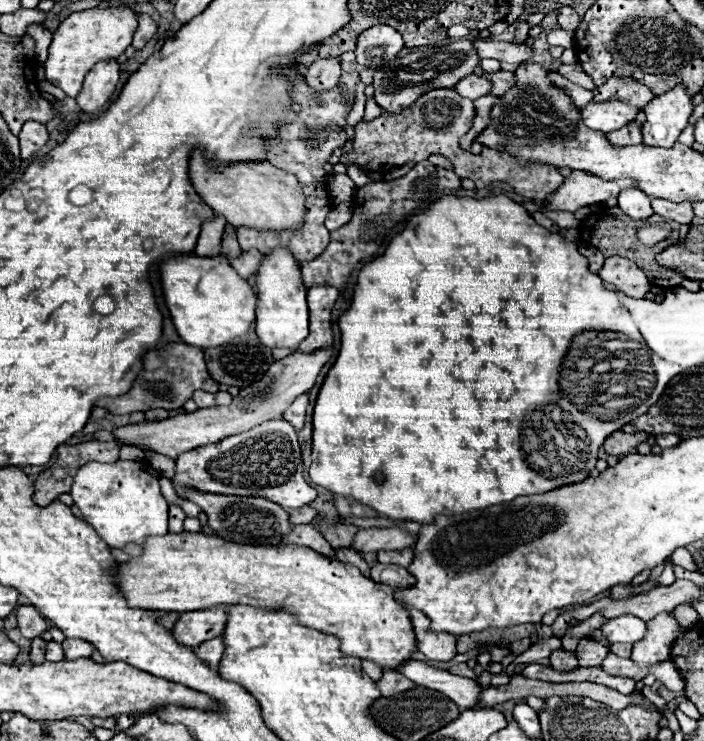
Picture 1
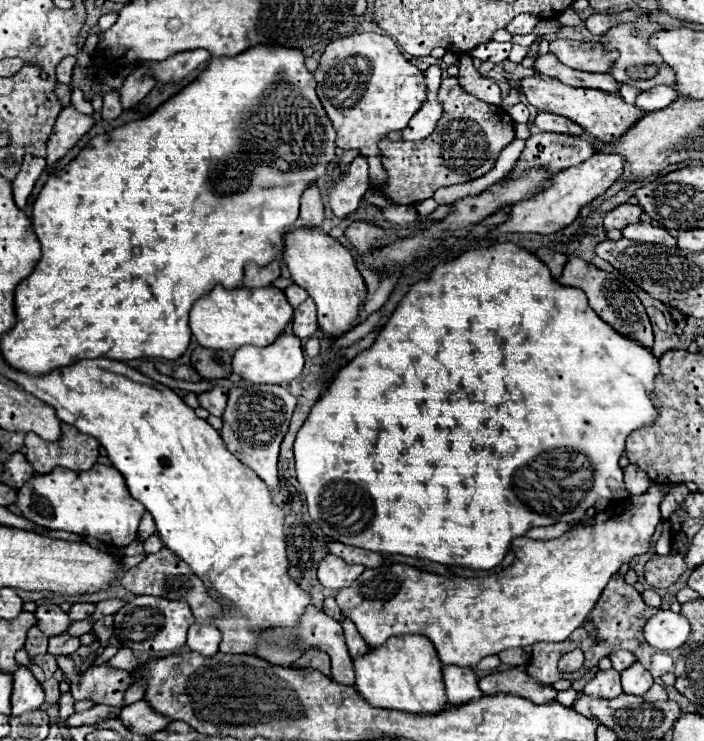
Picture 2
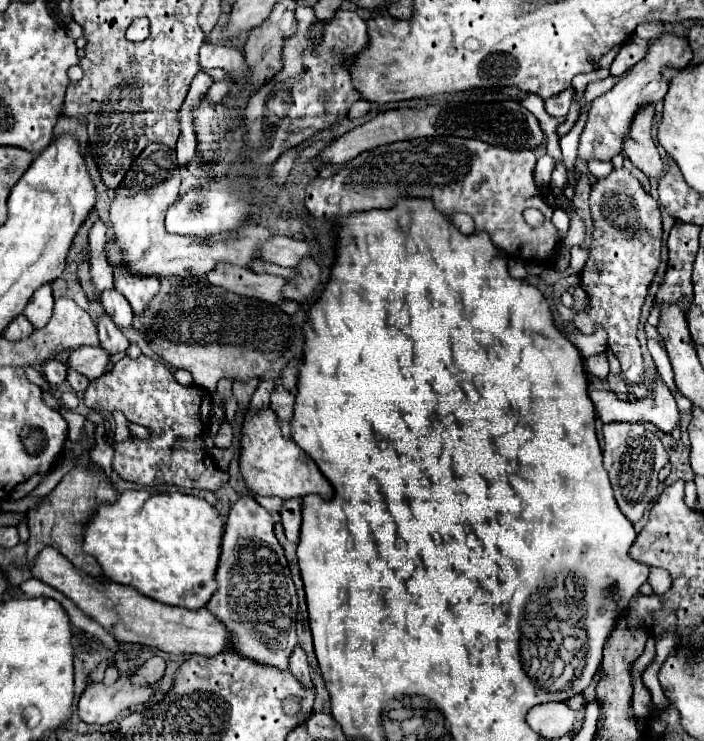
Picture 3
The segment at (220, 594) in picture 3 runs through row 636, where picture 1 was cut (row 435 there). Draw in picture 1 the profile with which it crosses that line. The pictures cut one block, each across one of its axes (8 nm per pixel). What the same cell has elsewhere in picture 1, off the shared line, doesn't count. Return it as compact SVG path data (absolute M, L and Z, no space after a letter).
M270 420L270 424L260 424L250 432L228 436L218 444L182 452L182 456L176 460L176 476L172 482L180 498L186 498L188 490L232 496L260 496L280 504L286 510L294 510L310 504L316 498L316 490L304 480L302 472L304 464L296 430L286 424L286 420Z

